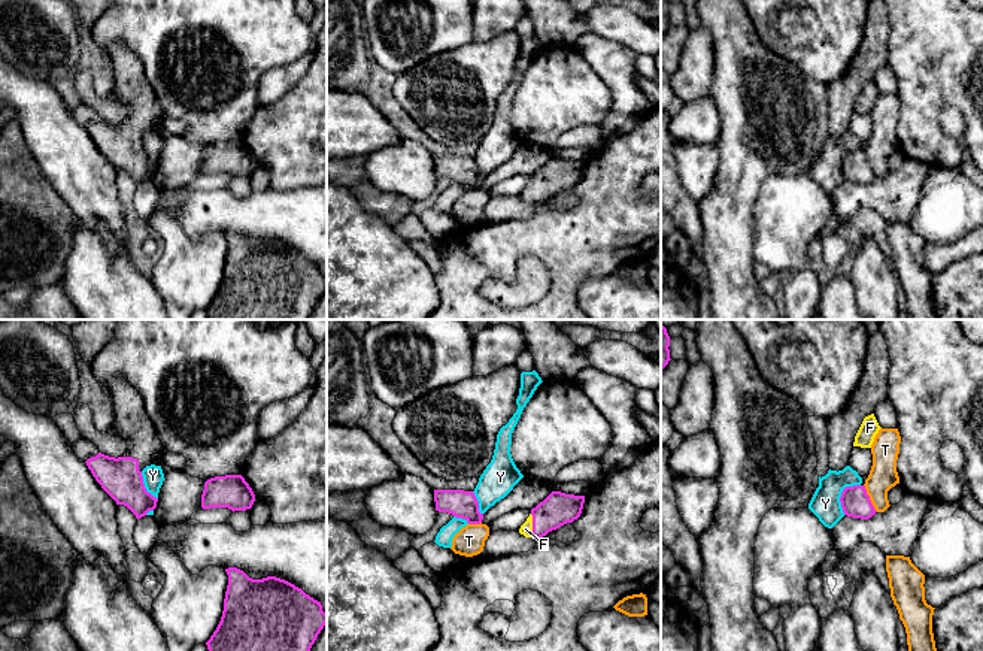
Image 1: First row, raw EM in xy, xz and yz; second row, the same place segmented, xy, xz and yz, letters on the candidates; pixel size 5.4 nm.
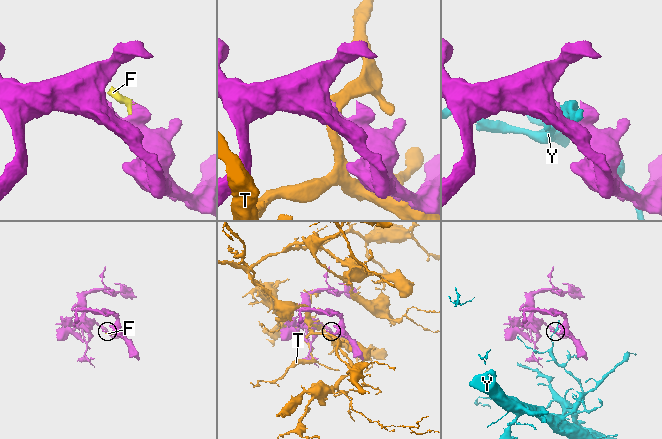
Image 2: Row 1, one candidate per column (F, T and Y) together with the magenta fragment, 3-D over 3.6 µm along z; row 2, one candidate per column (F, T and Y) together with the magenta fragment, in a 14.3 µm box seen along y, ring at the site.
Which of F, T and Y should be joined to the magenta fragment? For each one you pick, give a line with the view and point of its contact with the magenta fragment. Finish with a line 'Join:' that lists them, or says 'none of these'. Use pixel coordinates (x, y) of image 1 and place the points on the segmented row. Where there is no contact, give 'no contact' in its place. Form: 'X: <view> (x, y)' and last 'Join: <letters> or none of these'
F: xz (533, 526)
Join: F

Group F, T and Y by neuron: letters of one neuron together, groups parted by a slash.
F / T / Y

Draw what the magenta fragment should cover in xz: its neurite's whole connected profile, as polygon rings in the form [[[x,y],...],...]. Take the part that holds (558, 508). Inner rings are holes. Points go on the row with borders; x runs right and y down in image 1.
[[[552,491],[543,502],[531,509],[519,533],[525,538],[540,539],[549,532],[577,520],[582,514],[583,503],[585,496]]]

